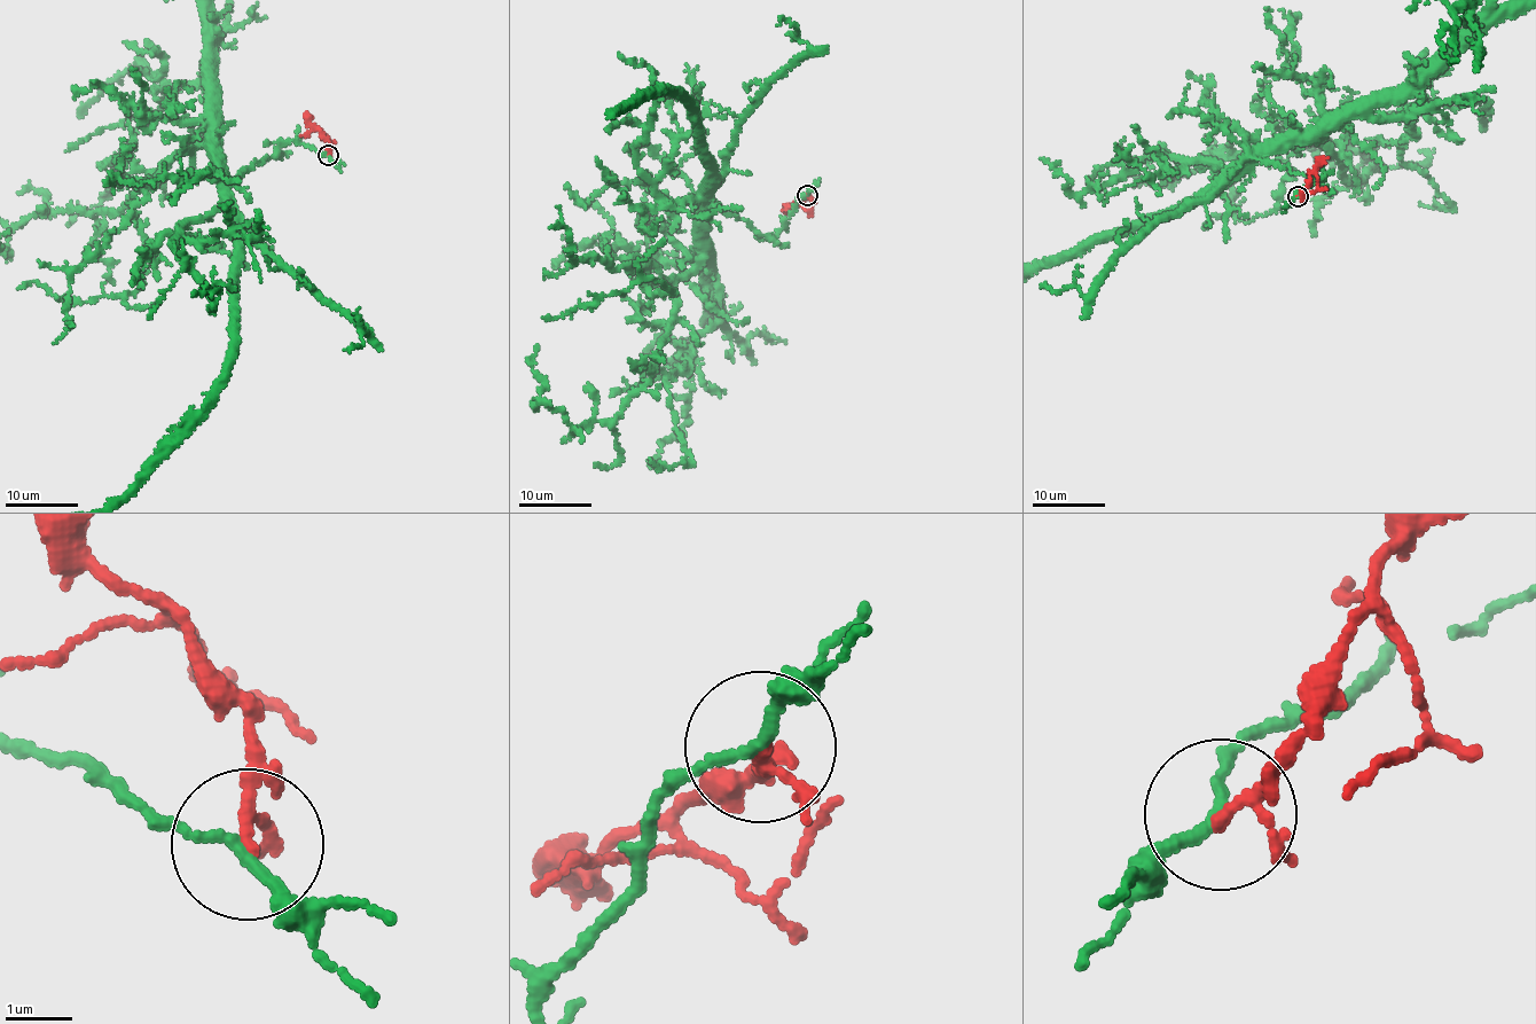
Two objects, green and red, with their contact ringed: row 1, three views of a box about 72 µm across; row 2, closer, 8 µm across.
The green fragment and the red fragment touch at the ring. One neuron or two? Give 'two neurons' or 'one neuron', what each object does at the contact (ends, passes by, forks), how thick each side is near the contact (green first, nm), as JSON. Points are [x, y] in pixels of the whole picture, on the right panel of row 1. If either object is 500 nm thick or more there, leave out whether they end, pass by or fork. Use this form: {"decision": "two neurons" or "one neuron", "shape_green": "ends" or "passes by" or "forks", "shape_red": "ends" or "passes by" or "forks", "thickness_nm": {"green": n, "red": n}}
{"decision": "two neurons", "shape_green": "passes by", "shape_red": "passes by", "thickness_nm": {"green": 160, "red": 140}}

